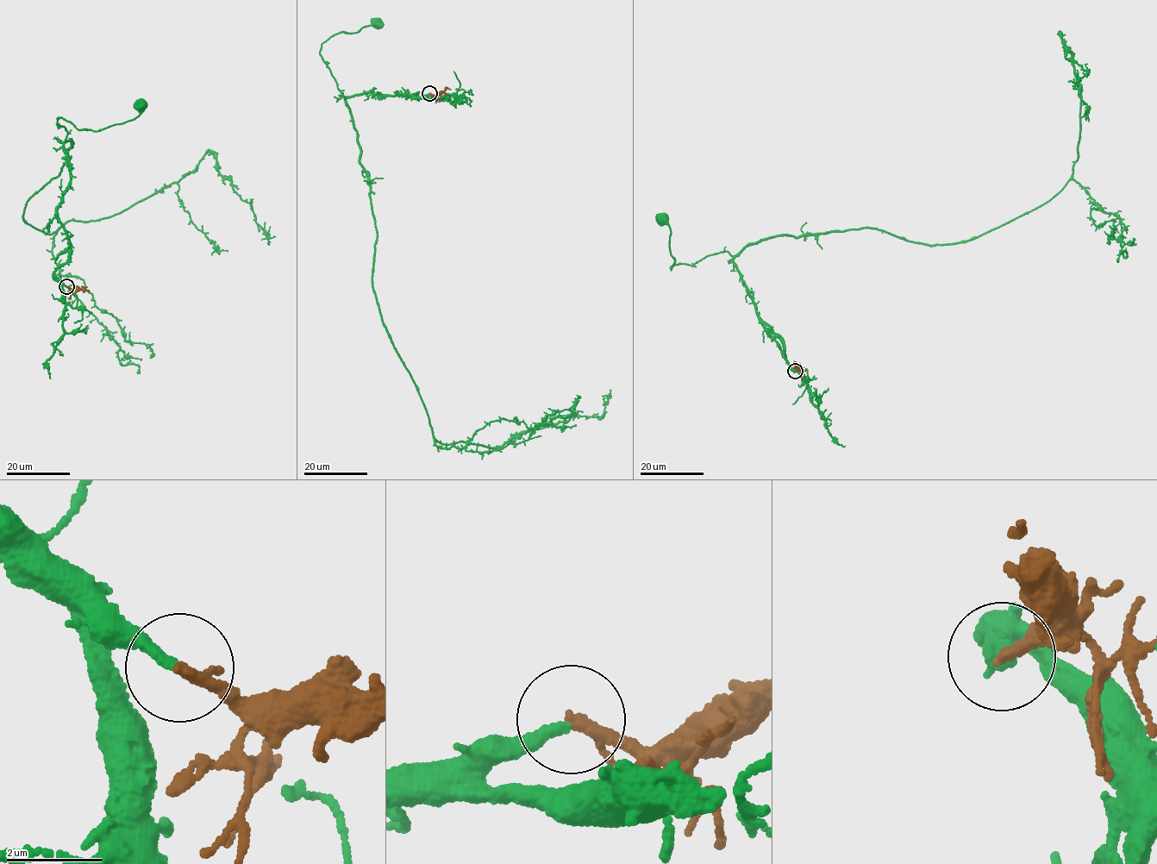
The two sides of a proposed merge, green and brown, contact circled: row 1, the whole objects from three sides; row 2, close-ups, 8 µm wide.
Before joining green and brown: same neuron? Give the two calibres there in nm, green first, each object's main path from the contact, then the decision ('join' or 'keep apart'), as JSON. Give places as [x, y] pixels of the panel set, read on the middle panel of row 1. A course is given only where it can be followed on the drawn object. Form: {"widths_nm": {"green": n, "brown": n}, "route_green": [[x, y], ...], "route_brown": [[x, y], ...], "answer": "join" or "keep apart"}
{"widths_nm": {"green": 240, "brown": 190}, "route_green": [[429, 93], [412, 97], [372, 91], [342, 96], [320, 53], [322, 45], [341, 31], [355, 33], [379, 25]], "route_brown": [[429, 93], [435, 96], [447, 88], [451, 89]], "answer": "join"}

